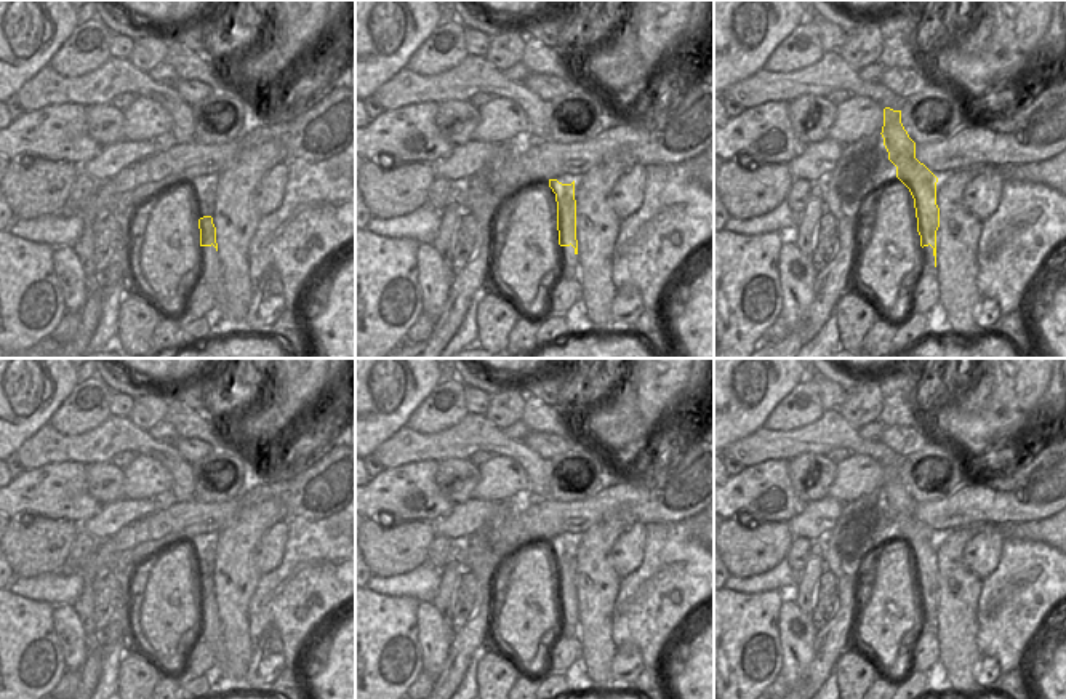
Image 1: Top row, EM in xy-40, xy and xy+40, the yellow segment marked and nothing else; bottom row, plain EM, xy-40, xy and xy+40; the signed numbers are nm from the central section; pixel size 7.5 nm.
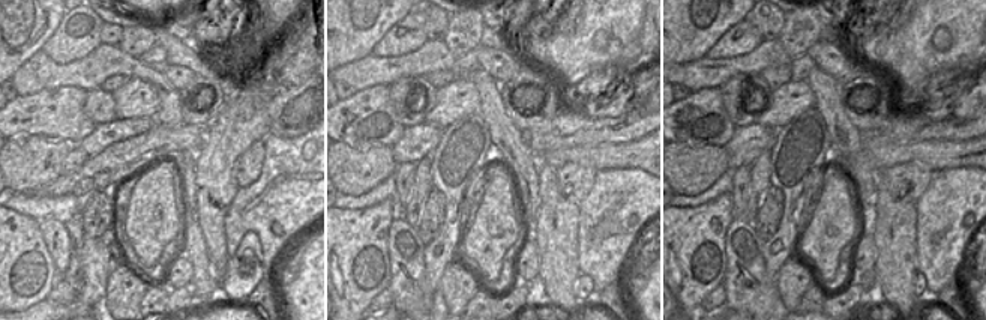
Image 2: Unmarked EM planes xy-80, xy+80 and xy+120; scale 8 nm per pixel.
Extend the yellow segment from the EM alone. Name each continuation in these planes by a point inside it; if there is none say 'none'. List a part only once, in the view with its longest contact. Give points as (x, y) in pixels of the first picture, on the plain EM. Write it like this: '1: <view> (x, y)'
1: xy+40 (927, 610)

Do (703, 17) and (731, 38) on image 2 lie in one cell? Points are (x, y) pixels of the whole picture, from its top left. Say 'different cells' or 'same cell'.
different cells

